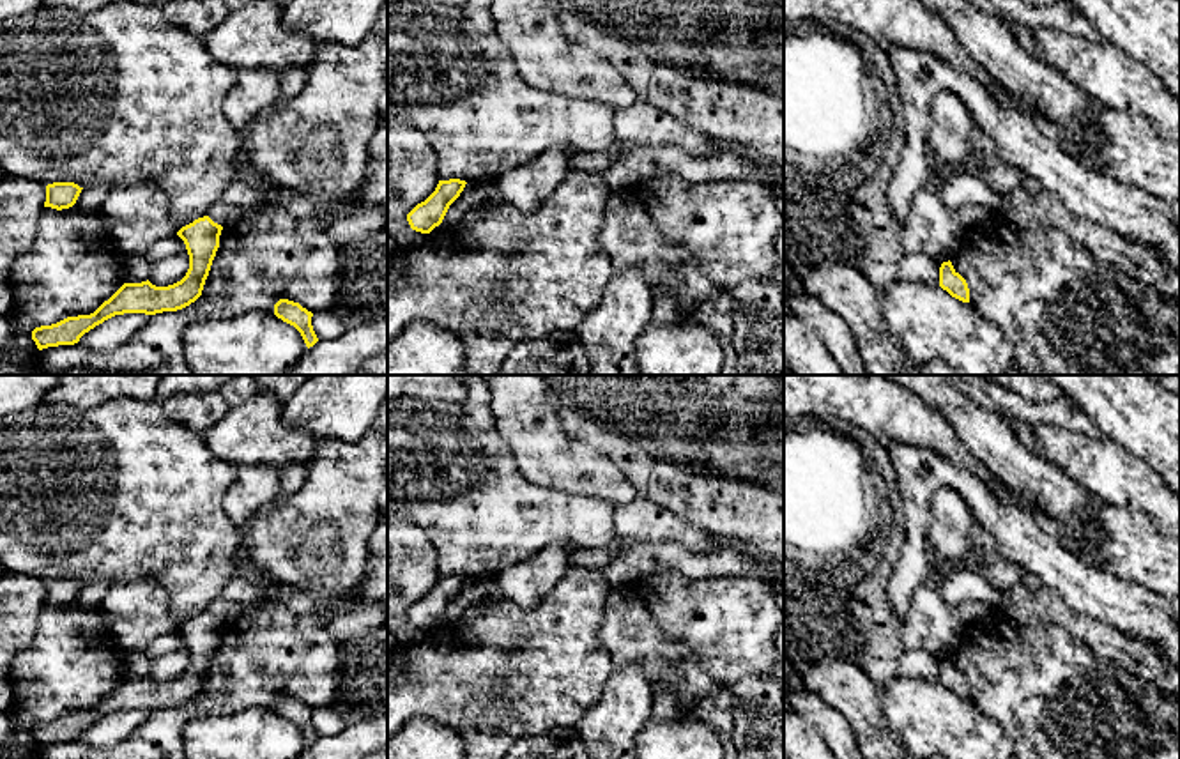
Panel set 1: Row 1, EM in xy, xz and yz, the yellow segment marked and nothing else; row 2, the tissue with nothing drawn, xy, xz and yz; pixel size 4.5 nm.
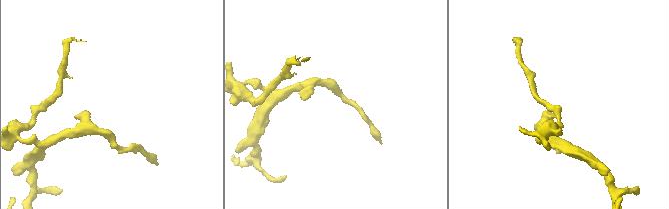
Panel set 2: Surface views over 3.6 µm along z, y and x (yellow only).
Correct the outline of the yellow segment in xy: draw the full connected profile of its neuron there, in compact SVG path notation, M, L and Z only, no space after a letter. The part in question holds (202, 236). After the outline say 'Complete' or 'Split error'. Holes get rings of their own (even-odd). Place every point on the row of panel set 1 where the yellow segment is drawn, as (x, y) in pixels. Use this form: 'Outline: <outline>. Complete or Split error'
Outline: M283 188L262 193L260 202L251 207L235 207L218 202L203 218L195 219L177 232L189 255L189 269L180 281L168 287L156 287L149 280L142 283L124 283L94 313L67 317L57 324L35 327L32 331L32 340L39 350L58 345L74 345L85 333L115 315L156 315L189 306L202 295L212 260L219 248L221 230L267 205L281 207L290 216L327 218L349 216L363 207L354 193L329 198L324 195L303 195Z. Split error

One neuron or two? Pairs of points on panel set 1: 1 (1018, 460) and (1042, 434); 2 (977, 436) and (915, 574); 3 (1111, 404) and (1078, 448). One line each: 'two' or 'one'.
1: two
2: two
3: two

